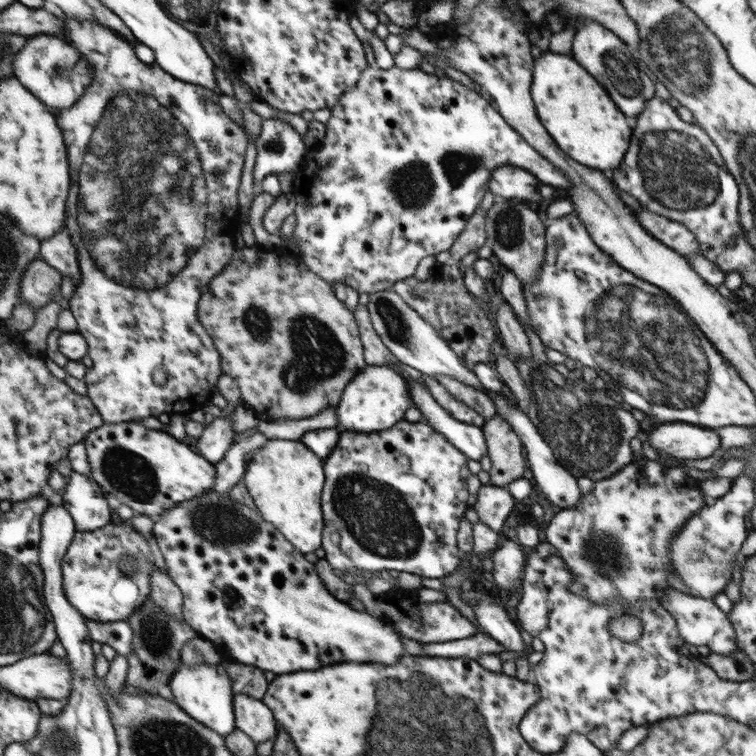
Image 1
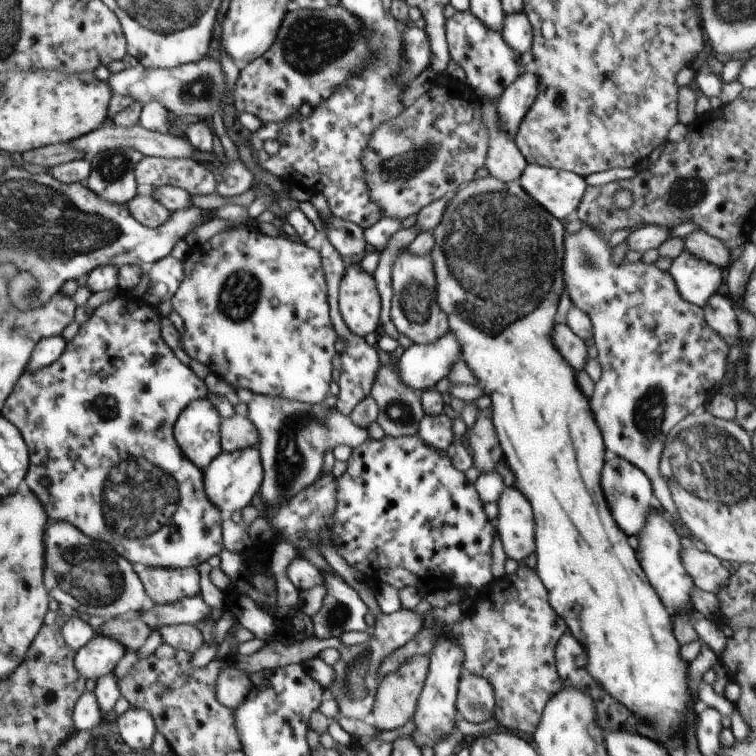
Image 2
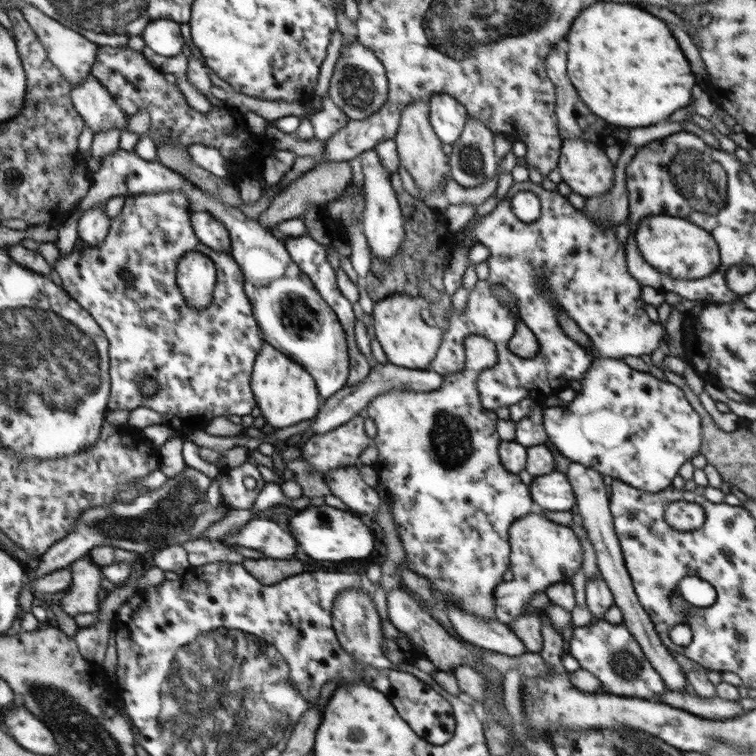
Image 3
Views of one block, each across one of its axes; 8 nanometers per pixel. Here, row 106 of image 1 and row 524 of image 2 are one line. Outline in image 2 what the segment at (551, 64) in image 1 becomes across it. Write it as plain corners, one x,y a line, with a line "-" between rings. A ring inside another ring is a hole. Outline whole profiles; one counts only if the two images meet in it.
488,176
486,178
478,178
477,180
472,180
469,183
466,183
450,196
450,200
447,202
447,207
445,208
445,213
443,219
440,221
440,224
433,228
432,232
434,235
435,245
432,249
432,252
429,254
433,271
435,274
435,281
436,281
436,298
440,308
446,313
448,322
449,322
449,330
453,333
453,335
457,338
458,344
460,345
461,352
460,358
464,359
464,362
468,365
470,372
478,379
477,385
482,389
483,397
487,397
491,401
491,411
492,411
492,422
495,426
495,431
500,441
501,449
503,450
503,460
511,469
512,475
514,476
515,487
530,501
532,510
533,510
533,517
535,522
535,553
537,558
537,565
536,565
536,574
540,577
540,580
544,583
546,590
548,591
548,600
551,604
551,607
558,613
558,616
562,617
562,620
568,625
569,633
574,635
574,638
584,646
584,650
588,655
587,660
587,671
594,677
594,680
597,680
603,689
606,689
606,692
609,692
614,696
618,702
622,702
628,710
632,710
634,714
638,714
640,718
644,718
646,722
650,722
652,726
656,726
656,730
660,730
662,734
666,734
666,736
674,736
674,732
676,734
682,733
684,734
686,721
685,716
686,708
688,708
688,702
690,702
690,694
688,694
688,686
686,686
687,677
686,674
686,666
688,664
684,664
684,660
680,660
680,656
678,656
678,648
680,648
680,644
676,642
676,638
674,638
674,634
672,634
672,616
666,612
666,607
662,604
662,601
658,598
658,595
655,593
655,590
650,586
648,582
648,578
644,576
644,572
642,572
642,568
640,568
640,564
638,564
638,560
636,560
636,552
632,550
632,546
628,544
628,538
626,538
626,534
618,528
618,524
614,522
614,518
612,518
612,514
610,514
610,510
608,510
608,504
606,504
606,500
604,500
604,494
602,494
602,488
600,488
600,472
602,472
602,468
604,468
604,452
606,452
606,448
604,448
604,442
602,442
602,432
600,432
600,428
598,428
598,424
596,424
596,420
594,420
594,414
592,414
592,410
590,410
590,404
588,404
588,398
580,392
580,388
578,388
578,384
576,384
576,374
574,374
574,370
572,370
572,366
566,362
566,360
562,360
562,354
558,354
558,350
556,350
556,345
553,342
553,328
556,324
554,322
554,316
556,316
556,309
558,308
558,302
560,302
560,296
562,296
562,292
564,292
565,282
563,279
563,237
565,234
563,222
560,219
557,219
553,214
550,214
541,204
538,204
526,191
520,190
520,186
518,186
518,192
508,192
507,191
507,184
502,182
500,179
496,177

